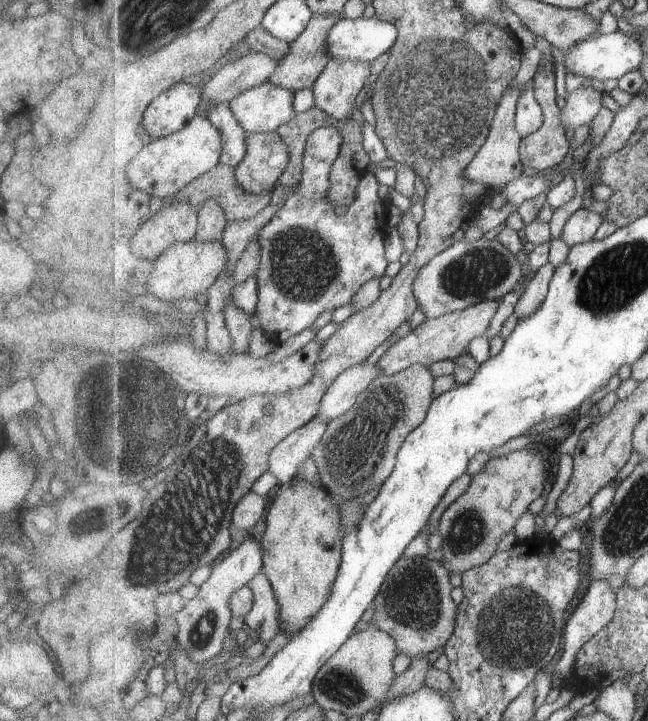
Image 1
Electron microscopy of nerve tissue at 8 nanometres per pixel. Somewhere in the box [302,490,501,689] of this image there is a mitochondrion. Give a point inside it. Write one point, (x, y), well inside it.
(414, 602)

